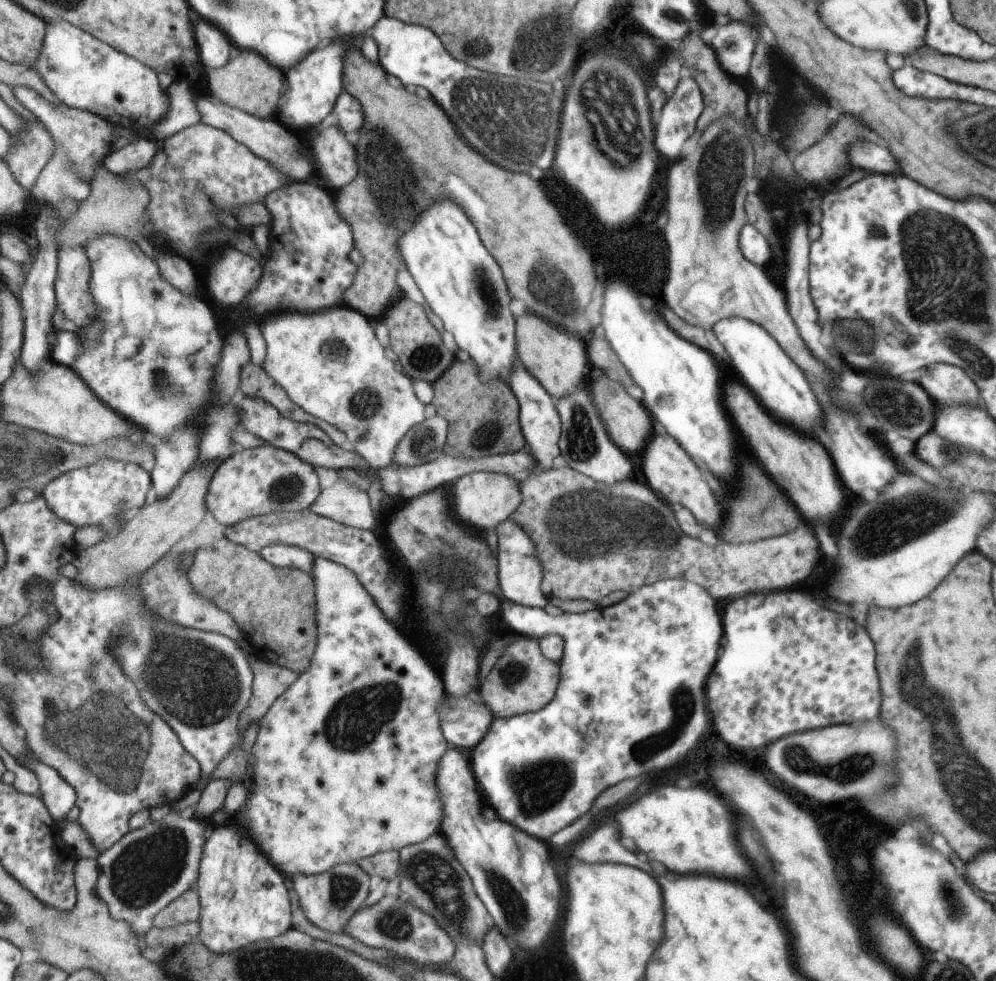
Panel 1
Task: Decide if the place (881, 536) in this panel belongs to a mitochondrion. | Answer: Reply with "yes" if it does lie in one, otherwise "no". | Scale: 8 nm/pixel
yes

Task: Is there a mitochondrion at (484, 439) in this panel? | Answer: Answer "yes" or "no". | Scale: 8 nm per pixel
yes

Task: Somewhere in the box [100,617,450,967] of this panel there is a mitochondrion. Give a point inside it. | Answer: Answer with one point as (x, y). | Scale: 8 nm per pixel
(150, 864)

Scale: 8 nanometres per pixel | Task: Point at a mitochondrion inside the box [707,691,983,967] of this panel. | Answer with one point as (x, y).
(956, 910)

